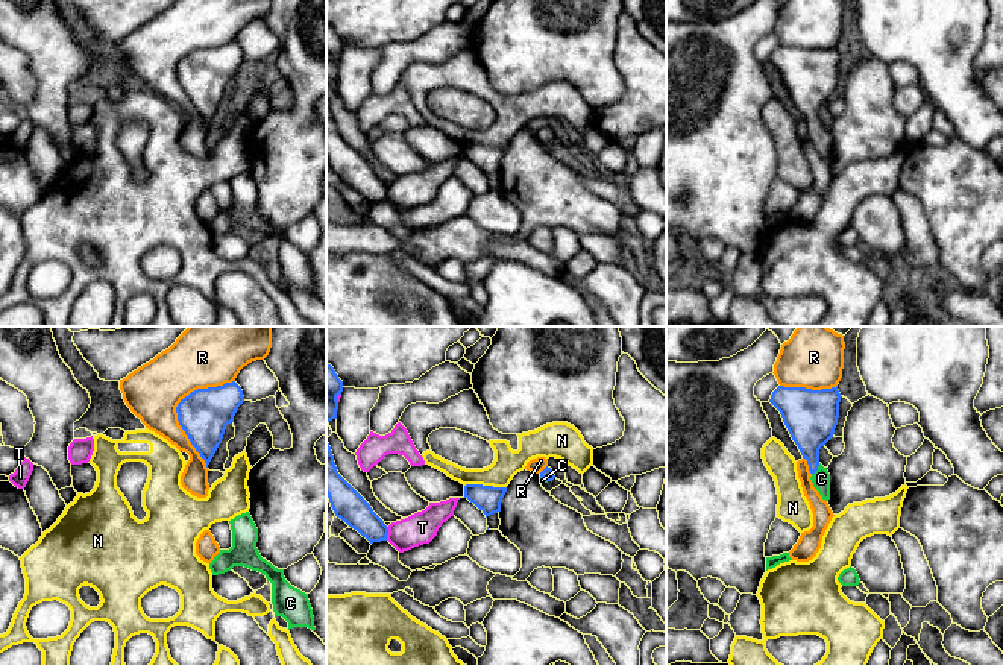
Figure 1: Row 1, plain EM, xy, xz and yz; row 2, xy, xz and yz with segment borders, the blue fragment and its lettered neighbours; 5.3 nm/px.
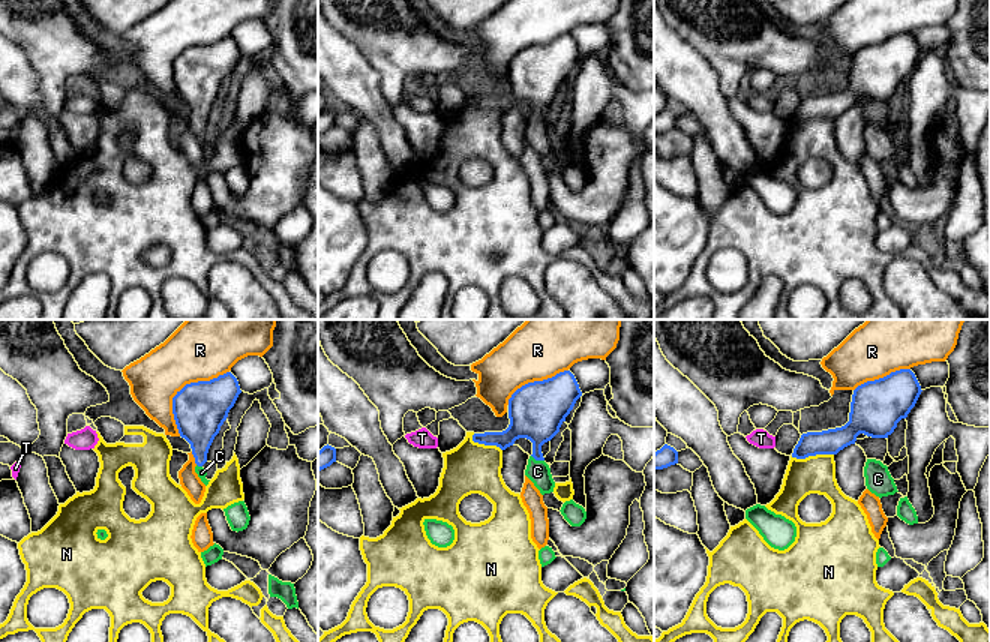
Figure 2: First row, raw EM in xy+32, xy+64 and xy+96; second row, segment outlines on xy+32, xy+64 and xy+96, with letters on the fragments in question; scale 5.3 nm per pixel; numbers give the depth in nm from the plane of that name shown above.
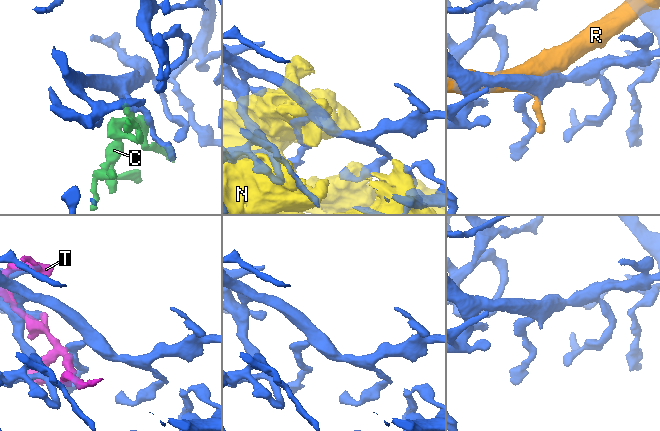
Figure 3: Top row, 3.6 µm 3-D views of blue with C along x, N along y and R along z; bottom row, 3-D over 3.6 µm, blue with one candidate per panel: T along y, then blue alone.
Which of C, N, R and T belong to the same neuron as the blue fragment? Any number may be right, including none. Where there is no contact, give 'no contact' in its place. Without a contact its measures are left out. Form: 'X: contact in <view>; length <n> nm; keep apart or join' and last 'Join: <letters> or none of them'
C: contact in yz; length 80 nm; join
N: contact in xz; length 220 nm; keep apart
R: contact in xy; length 500 nm; keep apart
T: contact in xz; length 70 nm; keep apart
Join: C

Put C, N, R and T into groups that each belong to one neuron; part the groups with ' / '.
C / N / R / T

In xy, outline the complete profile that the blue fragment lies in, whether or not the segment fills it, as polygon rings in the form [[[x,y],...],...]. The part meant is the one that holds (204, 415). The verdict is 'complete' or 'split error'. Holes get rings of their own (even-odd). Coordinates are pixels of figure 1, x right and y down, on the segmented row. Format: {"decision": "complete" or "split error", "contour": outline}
{"decision": "complete", "contour": [[[232,381],[223,386],[197,389],[181,399],[178,421],[206,468],[222,443],[226,425],[234,422],[244,402],[241,387]]]}

